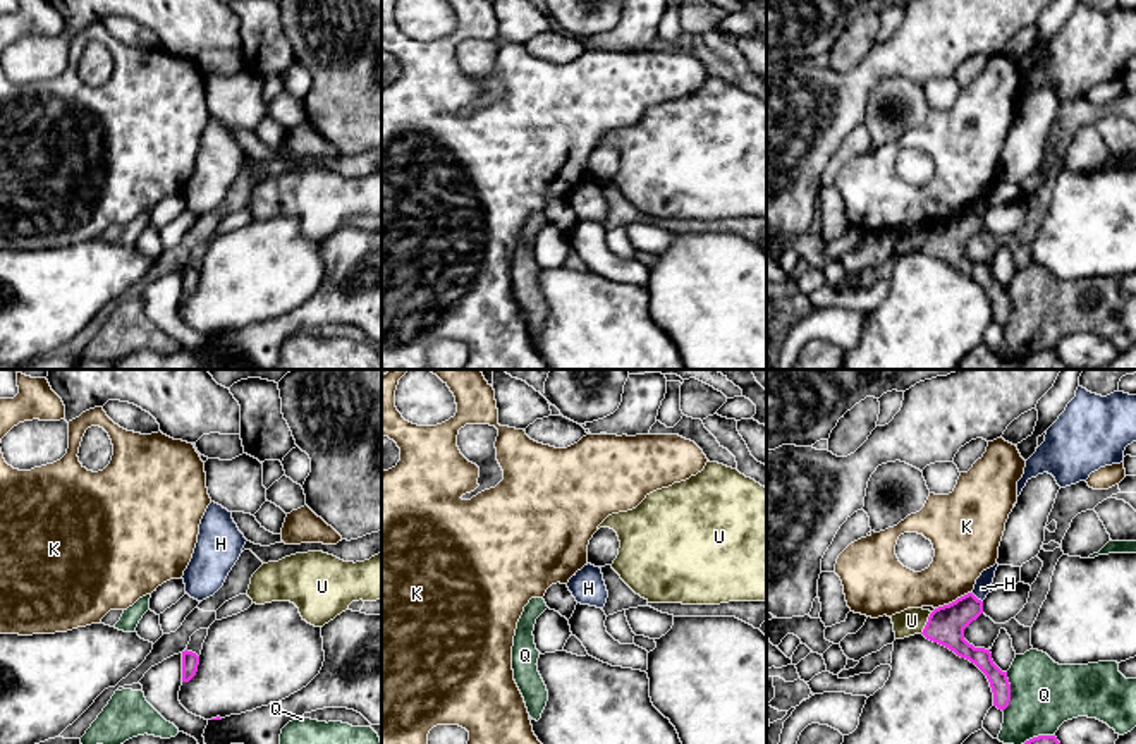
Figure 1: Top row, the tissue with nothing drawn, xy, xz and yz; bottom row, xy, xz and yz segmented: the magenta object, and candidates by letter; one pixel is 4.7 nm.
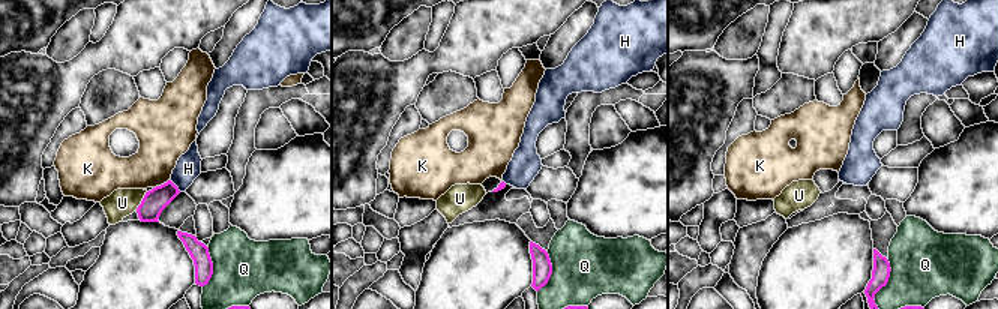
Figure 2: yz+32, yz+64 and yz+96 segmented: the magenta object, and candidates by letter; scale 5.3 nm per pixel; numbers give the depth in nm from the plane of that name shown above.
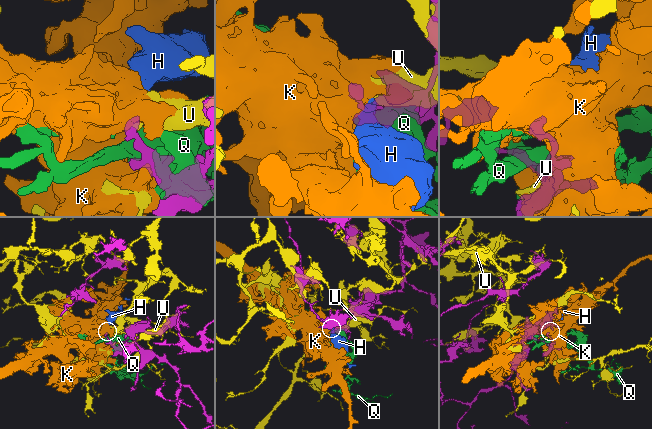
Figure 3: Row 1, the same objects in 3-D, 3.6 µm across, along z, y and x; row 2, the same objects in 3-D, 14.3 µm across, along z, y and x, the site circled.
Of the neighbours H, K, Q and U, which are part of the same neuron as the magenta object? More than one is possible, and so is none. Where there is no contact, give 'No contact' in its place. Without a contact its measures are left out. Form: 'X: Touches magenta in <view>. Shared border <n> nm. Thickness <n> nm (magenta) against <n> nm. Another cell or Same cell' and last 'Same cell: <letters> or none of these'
H: Touches magenta in yz. Shared border 70 nm. Thickness 180 nm (magenta) against 80 nm. Another cell
K: Touches magenta in yz. Shared border 190 nm. Thickness 180 nm (magenta) against 280 nm. Another cell
Q: Touches magenta in yz. Shared border 190 nm. Thickness 90 nm (magenta) against 320 nm. Another cell
U: Touches magenta in yz. Shared border 120 nm. Thickness 180 nm (magenta) against 120 nm. Another cell
Same cell: none of these

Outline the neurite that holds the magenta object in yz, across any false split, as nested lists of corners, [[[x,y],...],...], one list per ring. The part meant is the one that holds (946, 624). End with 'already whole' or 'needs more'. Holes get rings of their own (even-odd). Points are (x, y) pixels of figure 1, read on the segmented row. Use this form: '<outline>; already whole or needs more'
[[[968,593],[956,601],[935,608],[923,629],[923,636],[938,643],[957,656],[974,663],[988,679],[993,692],[993,706],[1005,710],[1011,701],[1007,672],[1002,672],[992,660],[990,649],[974,648],[964,639],[964,629],[983,613],[983,601]]]; already whole

